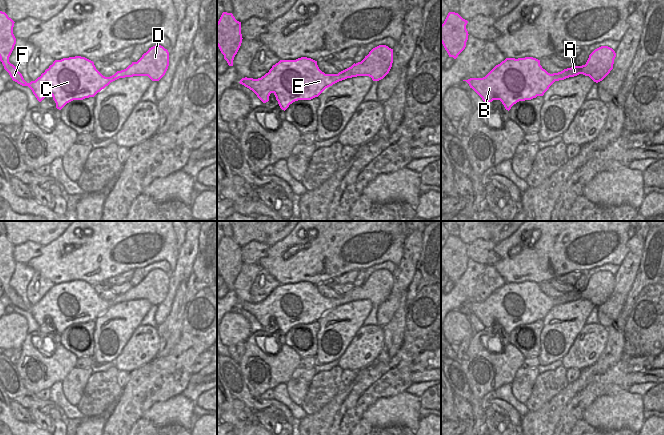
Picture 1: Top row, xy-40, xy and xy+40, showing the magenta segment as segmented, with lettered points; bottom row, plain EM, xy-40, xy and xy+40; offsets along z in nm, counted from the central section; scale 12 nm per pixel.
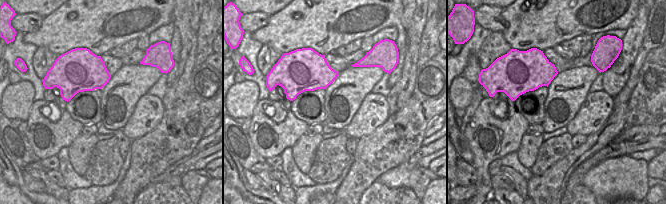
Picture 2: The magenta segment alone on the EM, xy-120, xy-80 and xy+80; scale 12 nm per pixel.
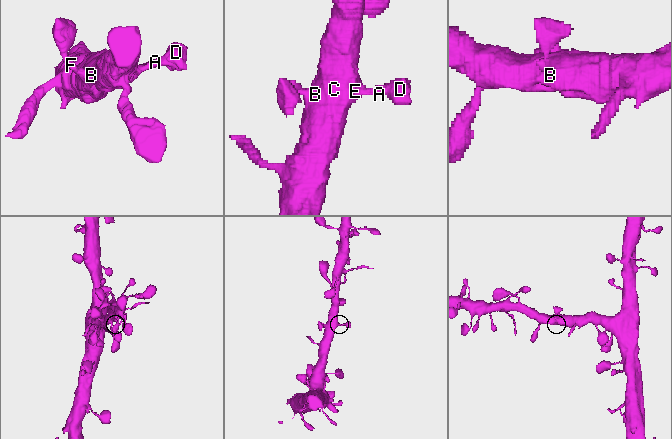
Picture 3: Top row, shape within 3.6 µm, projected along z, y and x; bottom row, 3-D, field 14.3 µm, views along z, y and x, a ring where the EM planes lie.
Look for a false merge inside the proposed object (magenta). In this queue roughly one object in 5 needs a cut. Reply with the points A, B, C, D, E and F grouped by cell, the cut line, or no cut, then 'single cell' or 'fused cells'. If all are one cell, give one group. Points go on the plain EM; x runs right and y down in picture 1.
A B C D E F; no cut; single cell

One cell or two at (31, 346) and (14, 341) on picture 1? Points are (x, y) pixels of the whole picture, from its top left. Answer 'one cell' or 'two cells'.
two cells

